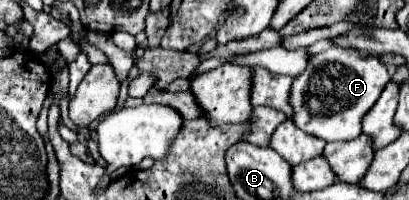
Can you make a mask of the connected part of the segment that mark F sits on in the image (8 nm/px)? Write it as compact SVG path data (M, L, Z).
M331 46L309 58L307 68L293 80L289 104L293 108L293 124L325 142L353 140L361 134L361 118L365 110L377 102L383 88L391 80L379 58L361 58L355 50L337 50Z

